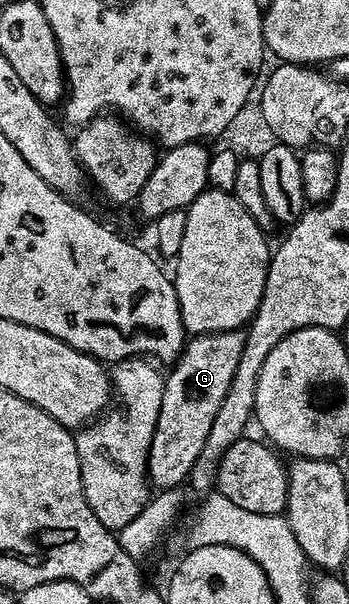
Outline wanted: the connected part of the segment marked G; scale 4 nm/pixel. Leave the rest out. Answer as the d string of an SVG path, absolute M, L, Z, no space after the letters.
M241 330L190 335L186 339L181 355L170 367L174 368L165 376L161 409L149 447L147 475L154 489L180 489L188 481L189 471L203 454L203 442L211 434L211 422L215 422L215 414L227 398L244 342L245 332Z

